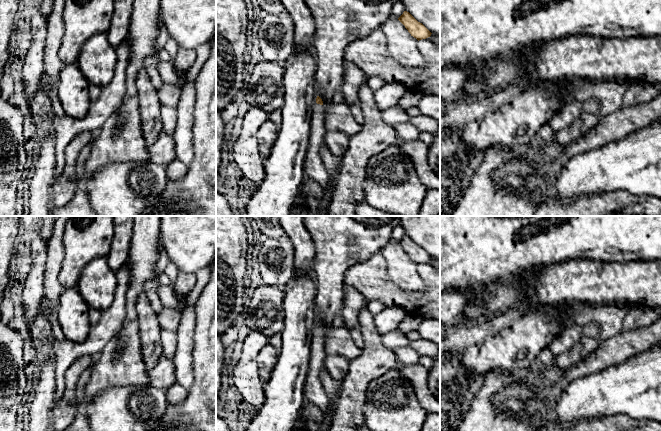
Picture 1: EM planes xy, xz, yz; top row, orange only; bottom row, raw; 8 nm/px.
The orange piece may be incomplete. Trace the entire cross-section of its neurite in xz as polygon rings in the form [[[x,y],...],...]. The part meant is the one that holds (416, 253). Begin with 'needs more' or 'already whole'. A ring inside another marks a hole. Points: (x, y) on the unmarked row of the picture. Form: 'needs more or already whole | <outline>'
already whole | [[[404,235],[398,244],[405,250],[408,256],[418,265],[431,260],[431,256],[418,246],[409,236]]]

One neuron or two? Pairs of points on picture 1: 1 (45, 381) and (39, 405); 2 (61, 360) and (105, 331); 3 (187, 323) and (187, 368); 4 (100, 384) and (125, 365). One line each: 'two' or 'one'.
1: one
2: one
3: one
4: one

